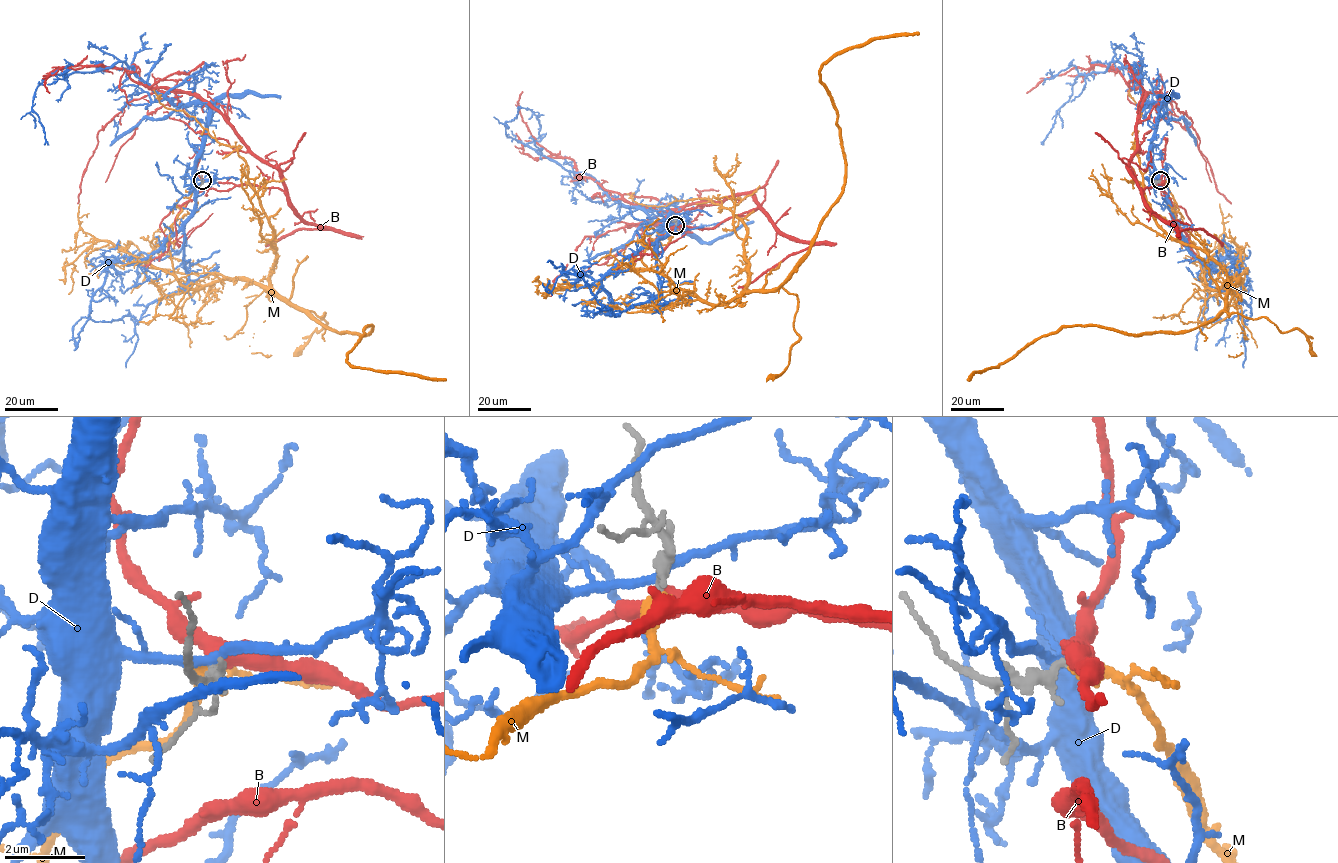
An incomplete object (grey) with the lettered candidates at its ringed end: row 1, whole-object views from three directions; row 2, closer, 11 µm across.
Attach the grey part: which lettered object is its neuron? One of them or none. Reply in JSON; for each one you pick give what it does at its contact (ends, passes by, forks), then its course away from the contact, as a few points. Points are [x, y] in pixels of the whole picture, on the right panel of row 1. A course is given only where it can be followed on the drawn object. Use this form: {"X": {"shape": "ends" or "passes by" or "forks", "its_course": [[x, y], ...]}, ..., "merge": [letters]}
{"M": {"shape": "ends", "its_course": [[1160, 180], [1207, 284], [1217, 289], [1239, 280], [1225, 308], [1176, 332], [1063, 326], [968, 380]]}, "merge": ["M"]}

